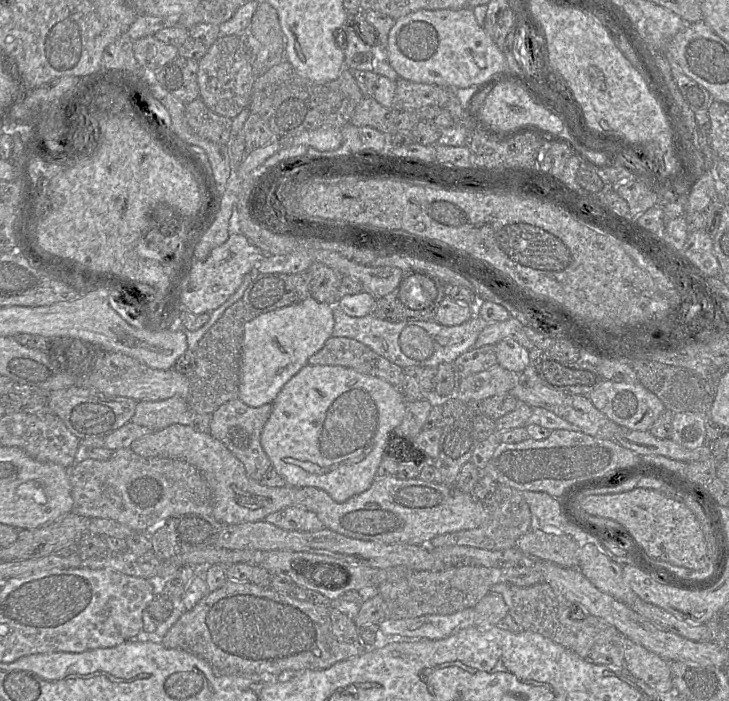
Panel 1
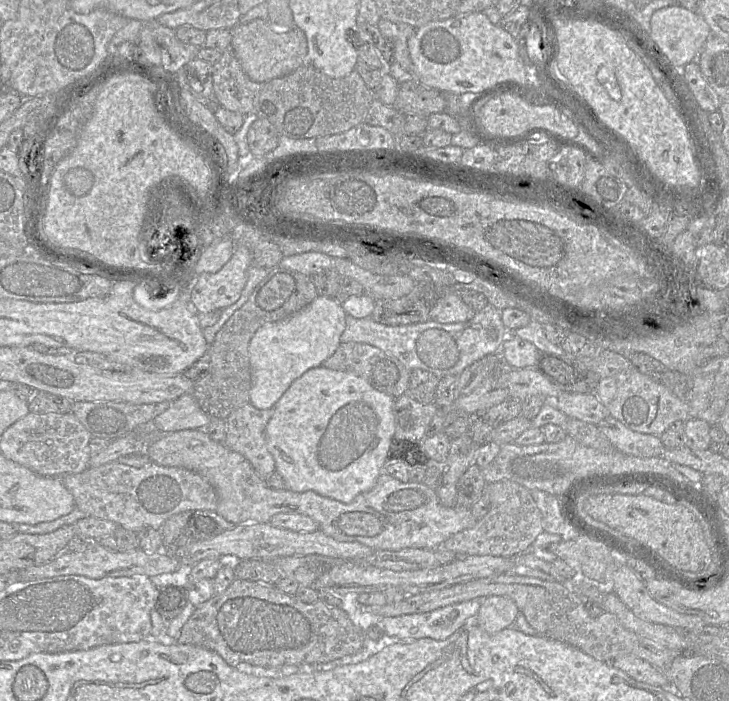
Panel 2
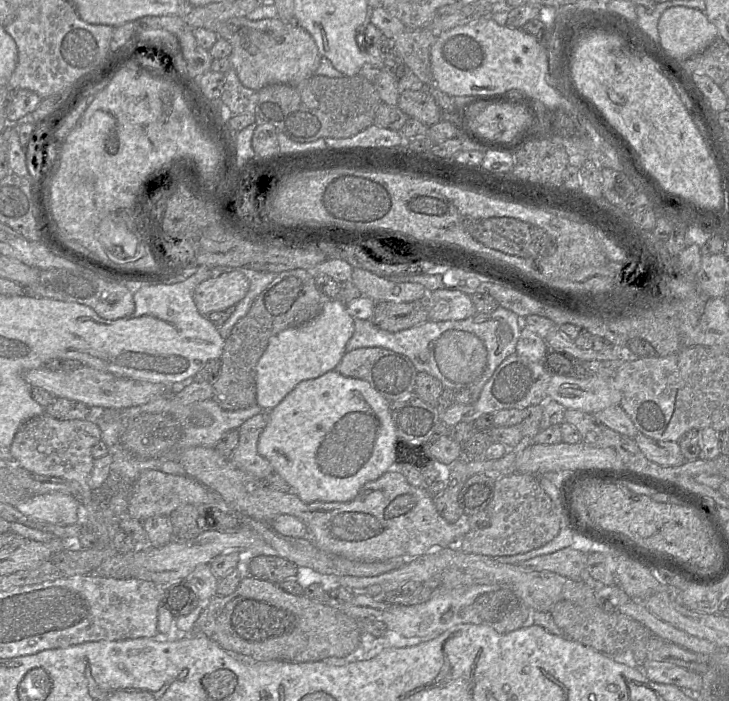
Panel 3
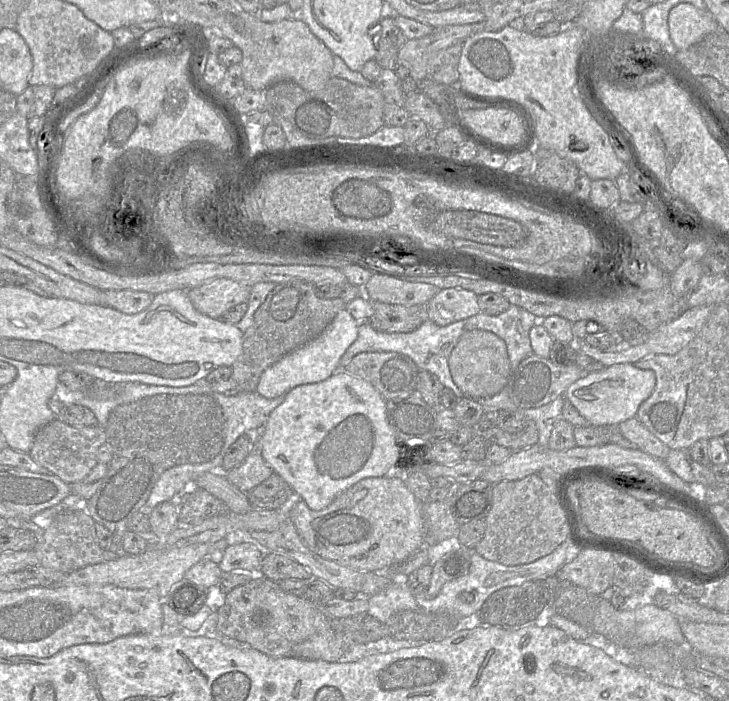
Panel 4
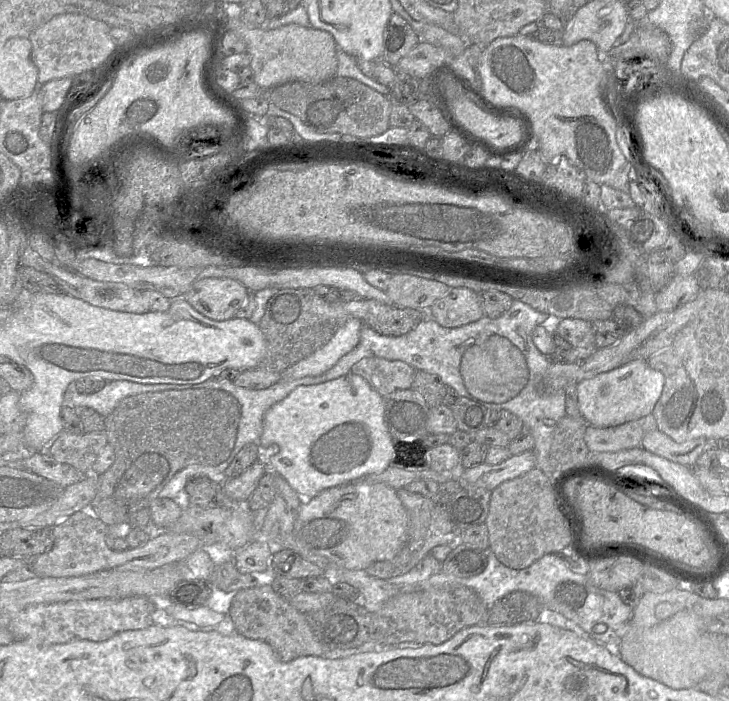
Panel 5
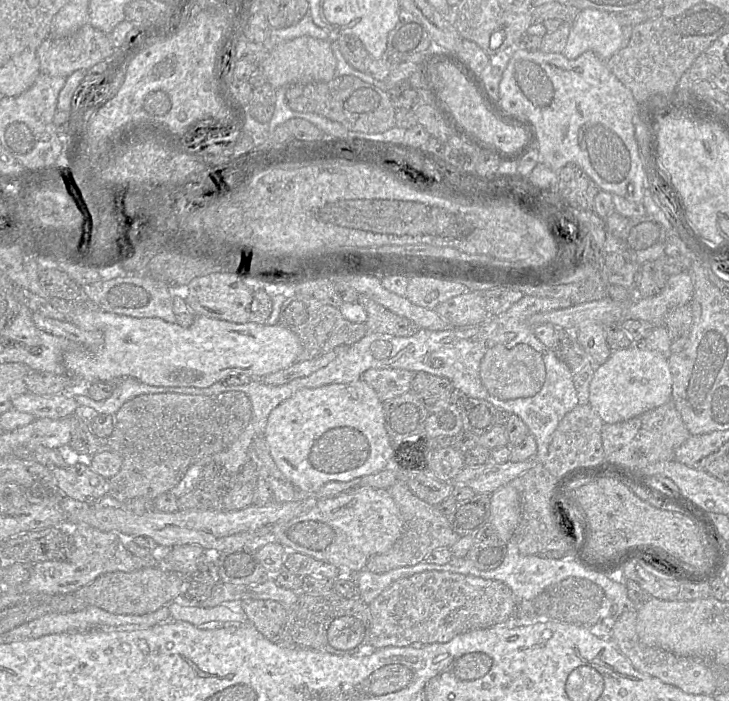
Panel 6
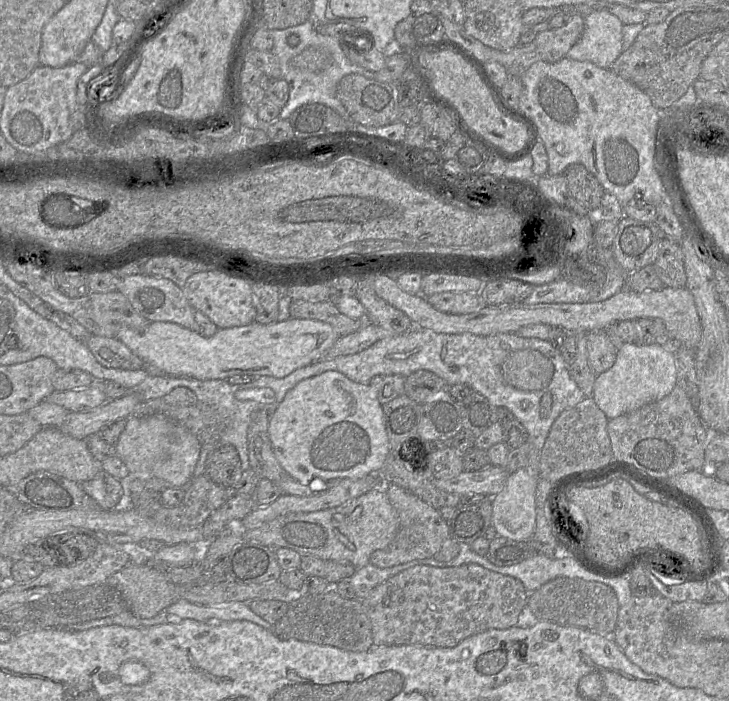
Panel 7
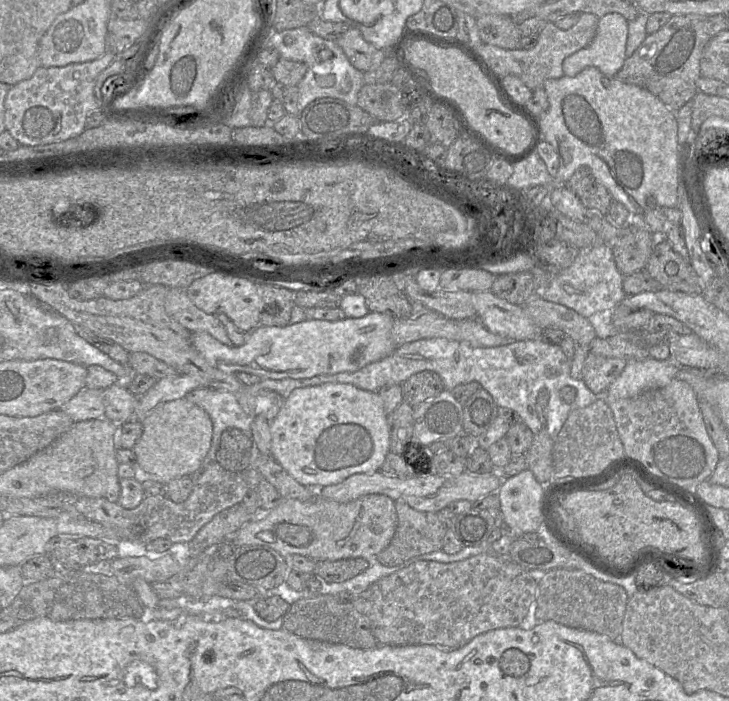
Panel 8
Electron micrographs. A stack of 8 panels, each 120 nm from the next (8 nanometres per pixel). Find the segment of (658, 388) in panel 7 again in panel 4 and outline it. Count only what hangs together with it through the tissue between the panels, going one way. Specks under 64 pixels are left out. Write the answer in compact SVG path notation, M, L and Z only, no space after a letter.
M632 363L616 364L588 373L572 383L564 393L578 412L592 426L617 426L636 417L639 406L651 395L655 387L655 373L637 368Z

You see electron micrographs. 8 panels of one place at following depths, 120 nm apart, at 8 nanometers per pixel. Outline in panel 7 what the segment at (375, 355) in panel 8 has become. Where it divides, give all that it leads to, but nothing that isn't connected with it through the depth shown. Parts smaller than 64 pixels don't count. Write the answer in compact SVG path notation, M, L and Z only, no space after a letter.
M289 318L270 324L254 321L244 326L222 328L210 337L176 323L155 321L144 329L121 329L116 338L141 358L145 366L153 366L169 376L205 381L225 380L236 374L283 378L296 369L321 360L322 354L335 344L339 336L325 322Z

